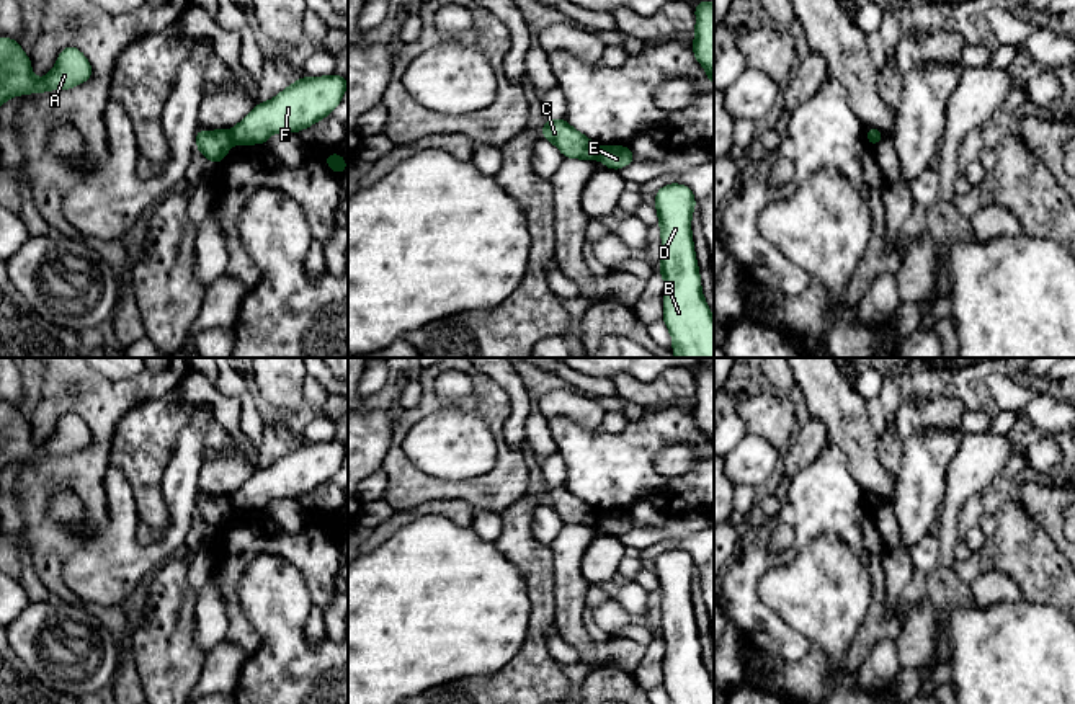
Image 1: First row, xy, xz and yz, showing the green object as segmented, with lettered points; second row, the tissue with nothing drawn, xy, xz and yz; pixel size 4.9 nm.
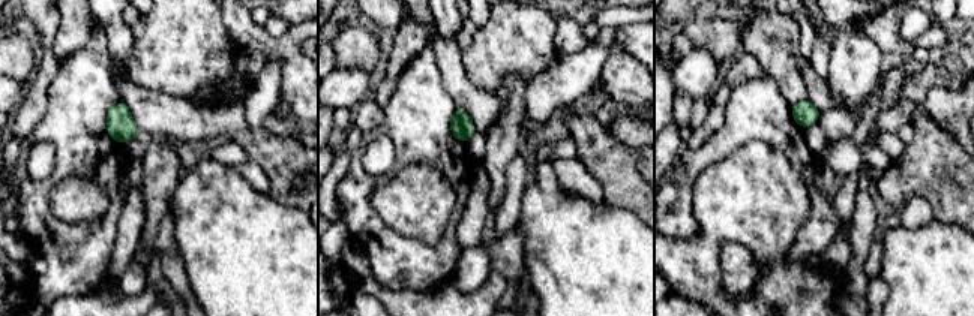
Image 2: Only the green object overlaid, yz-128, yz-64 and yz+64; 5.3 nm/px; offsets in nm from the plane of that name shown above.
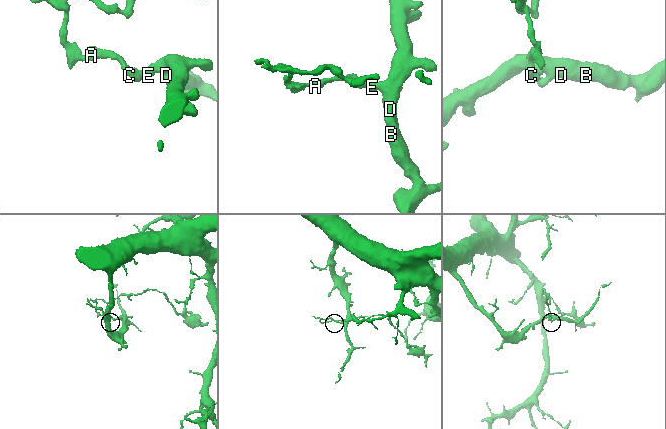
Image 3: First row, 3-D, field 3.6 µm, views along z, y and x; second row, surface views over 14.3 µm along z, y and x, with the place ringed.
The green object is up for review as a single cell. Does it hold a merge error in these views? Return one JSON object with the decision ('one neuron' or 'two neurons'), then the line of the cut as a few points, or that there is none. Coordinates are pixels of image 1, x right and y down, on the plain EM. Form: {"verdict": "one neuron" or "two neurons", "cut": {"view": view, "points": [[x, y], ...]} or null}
{"verdict": "two neurons", "cut": {"view": "xy", "points": [[229, 497], [234, 507]]}}

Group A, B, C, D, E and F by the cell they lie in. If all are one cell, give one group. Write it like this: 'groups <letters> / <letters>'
groups A C / B D E F

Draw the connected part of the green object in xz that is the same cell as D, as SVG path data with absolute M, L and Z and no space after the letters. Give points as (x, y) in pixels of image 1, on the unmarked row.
M678 549L660 554L655 575L662 599L663 688L671 704L714 704L714 683L701 658L691 601L693 557Z

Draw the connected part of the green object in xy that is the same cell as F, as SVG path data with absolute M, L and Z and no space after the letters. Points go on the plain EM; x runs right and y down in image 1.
M340 441L304 443L273 466L258 469L232 497L240 511L266 510L276 498L299 498L330 479L343 464L348 448Z

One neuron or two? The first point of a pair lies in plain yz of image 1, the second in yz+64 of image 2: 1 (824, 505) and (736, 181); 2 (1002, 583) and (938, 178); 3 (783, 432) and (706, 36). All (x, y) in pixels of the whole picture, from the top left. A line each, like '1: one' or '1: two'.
1: two
2: two
3: one

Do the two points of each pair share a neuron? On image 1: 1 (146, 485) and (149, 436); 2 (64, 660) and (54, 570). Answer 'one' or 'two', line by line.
1: one
2: two

